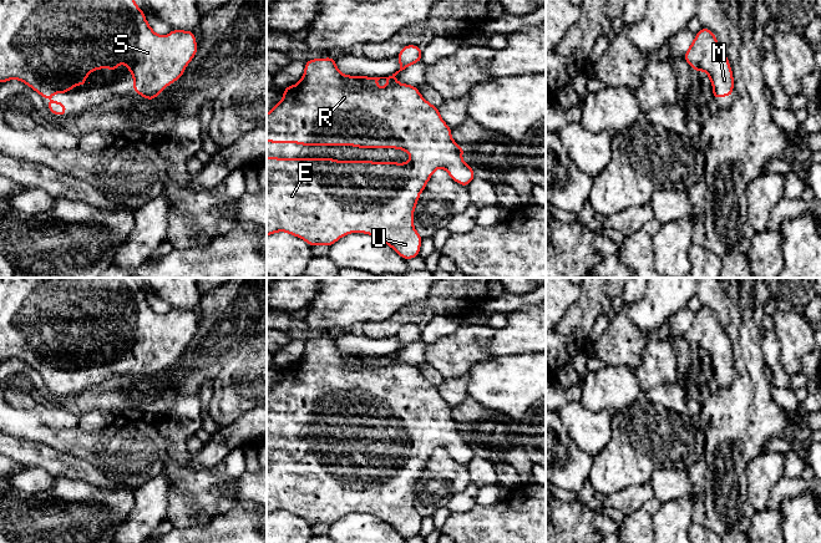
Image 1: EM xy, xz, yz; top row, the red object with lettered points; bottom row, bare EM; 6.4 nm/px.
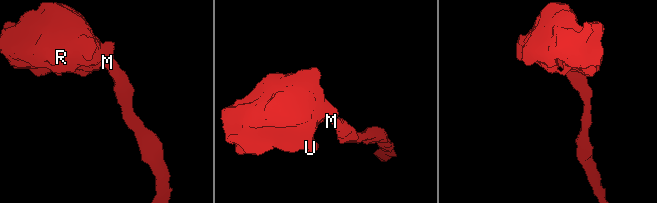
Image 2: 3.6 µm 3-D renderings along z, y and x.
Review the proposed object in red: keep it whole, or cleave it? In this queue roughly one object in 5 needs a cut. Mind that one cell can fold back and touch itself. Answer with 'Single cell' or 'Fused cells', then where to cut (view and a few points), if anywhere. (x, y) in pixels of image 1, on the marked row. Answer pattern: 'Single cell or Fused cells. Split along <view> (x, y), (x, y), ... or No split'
Single cell. No split

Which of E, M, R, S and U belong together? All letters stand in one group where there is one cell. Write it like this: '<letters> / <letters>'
E M R S U

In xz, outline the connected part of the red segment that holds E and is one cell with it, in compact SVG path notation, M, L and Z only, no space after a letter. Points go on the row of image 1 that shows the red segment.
M407 45L401 49L397 60L400 70L387 77L366 77L366 76L348 76L341 73L335 64L335 59L314 59L305 62L303 77L294 86L284 88L283 98L273 110L267 113L267 141L272 143L299 143L303 146L354 146L359 148L397 148L406 151L410 154L410 161L406 163L396 162L371 162L371 161L335 161L333 158L275 158L267 157L267 235L277 232L287 232L292 235L305 240L310 247L325 244L333 245L341 237L349 233L366 233L376 237L385 244L390 245L405 260L415 258L420 253L421 235L414 228L414 209L417 204L420 193L425 189L429 179L437 168L447 171L448 176L467 187L475 178L473 169L462 161L465 148L460 147L451 137L451 128L445 123L439 113L439 108L427 102L419 92L416 86L400 83L395 76L406 67L421 61L422 49L415 45Z

